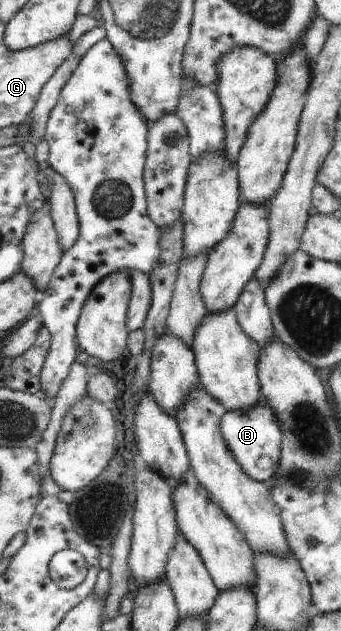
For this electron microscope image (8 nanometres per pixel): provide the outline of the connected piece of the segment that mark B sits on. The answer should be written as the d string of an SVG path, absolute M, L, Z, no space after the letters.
M260 400L251 409L227 411L221 417L219 429L227 443L227 449L233 453L233 457L241 465L245 475L249 475L251 479L259 482L267 482L274 477L279 469L283 433L279 429L279 421L277 421L273 409L264 400Z

